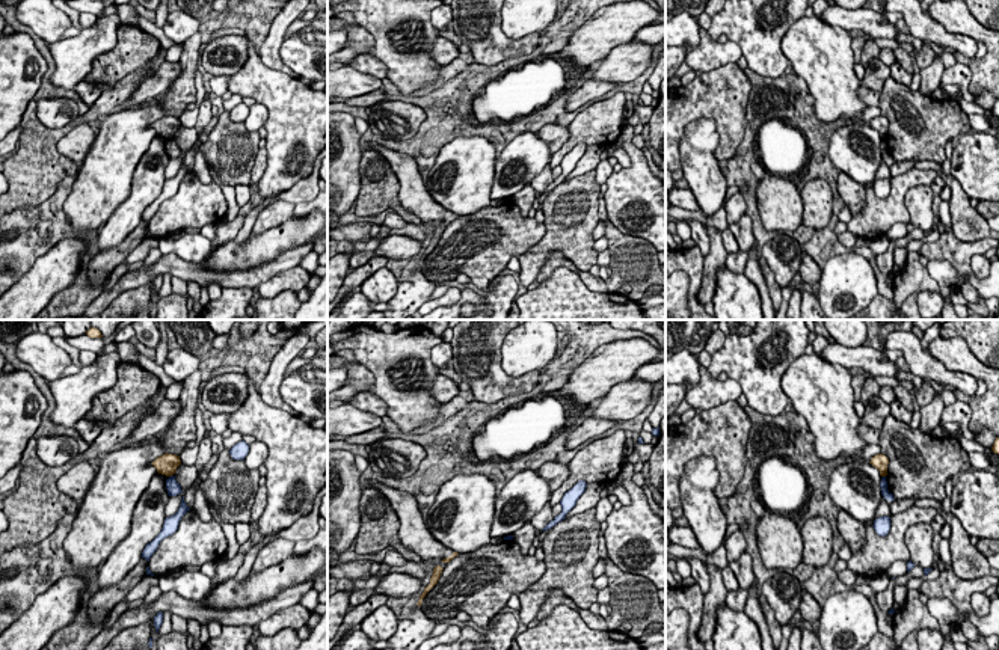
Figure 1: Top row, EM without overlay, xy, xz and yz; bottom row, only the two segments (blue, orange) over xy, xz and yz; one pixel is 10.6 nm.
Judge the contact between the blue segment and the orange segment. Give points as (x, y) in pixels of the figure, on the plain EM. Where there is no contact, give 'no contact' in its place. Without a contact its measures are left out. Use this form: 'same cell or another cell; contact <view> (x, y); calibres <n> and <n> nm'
another cell; contact xy (172, 137); calibres 140 and 220 nm

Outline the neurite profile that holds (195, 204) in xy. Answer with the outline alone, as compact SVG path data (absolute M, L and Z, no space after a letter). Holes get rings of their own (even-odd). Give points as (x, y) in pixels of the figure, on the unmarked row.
M190 170L180 182L178 192L163 201L148 223L154 238L172 237L177 231L220 223L228 210L222 187L202 184Z

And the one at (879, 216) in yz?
M911 169L902 175L890 178L889 196L881 199L872 187L865 187L866 199L863 210L851 217L847 231L856 237L871 241L884 237L895 223L910 223L910 213L905 207L905 195L916 185L928 185L939 176L937 170Z

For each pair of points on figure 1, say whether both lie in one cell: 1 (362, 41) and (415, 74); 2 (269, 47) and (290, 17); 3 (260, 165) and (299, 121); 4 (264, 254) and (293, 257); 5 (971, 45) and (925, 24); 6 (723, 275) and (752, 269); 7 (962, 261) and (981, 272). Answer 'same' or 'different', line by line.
1: different
2: same
3: different
4: different
5: same
6: different
7: different

